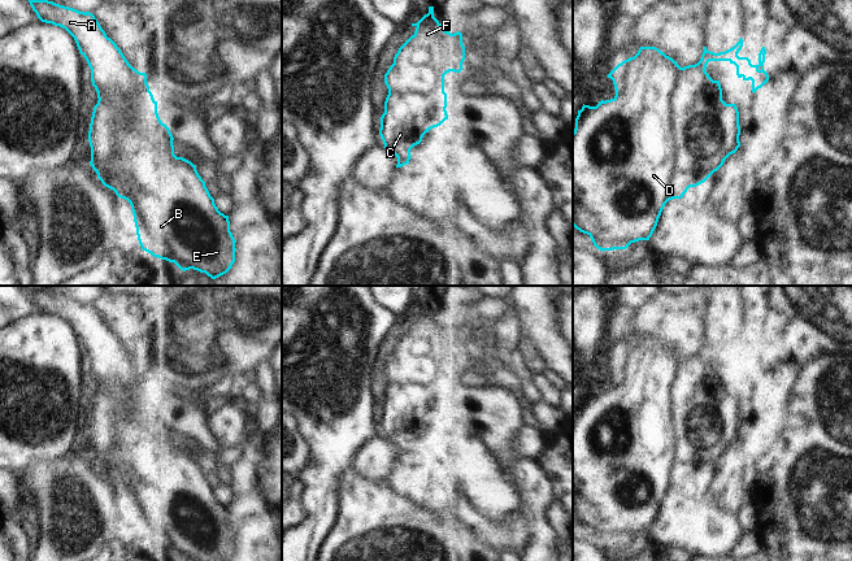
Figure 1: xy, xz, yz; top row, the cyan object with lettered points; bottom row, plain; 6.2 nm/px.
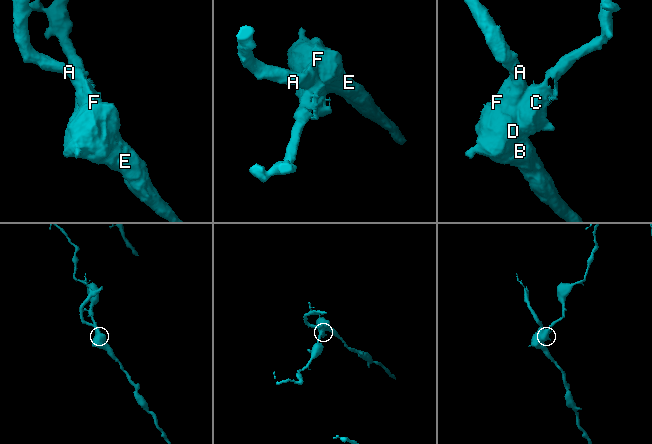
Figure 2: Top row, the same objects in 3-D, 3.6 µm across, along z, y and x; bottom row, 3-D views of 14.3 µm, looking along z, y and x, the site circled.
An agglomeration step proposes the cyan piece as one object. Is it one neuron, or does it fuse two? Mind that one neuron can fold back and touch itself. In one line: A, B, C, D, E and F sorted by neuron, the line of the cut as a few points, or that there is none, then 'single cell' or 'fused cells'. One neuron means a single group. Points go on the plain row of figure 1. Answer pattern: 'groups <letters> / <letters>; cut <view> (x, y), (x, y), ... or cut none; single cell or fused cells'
groups A B D E F / C; cut yz (679, 359), (670, 390), (672, 427), (681, 464), (690, 477); fused cells

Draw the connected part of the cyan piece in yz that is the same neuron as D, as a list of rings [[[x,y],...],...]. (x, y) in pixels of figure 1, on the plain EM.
[[[640,338],[634,348],[618,355],[607,368],[613,371],[616,387],[596,397],[578,401],[573,422],[573,517],[587,525],[603,542],[626,540],[631,534],[649,531],[665,495],[682,490],[687,475],[678,453],[673,429],[670,390],[681,357],[656,338]]]

